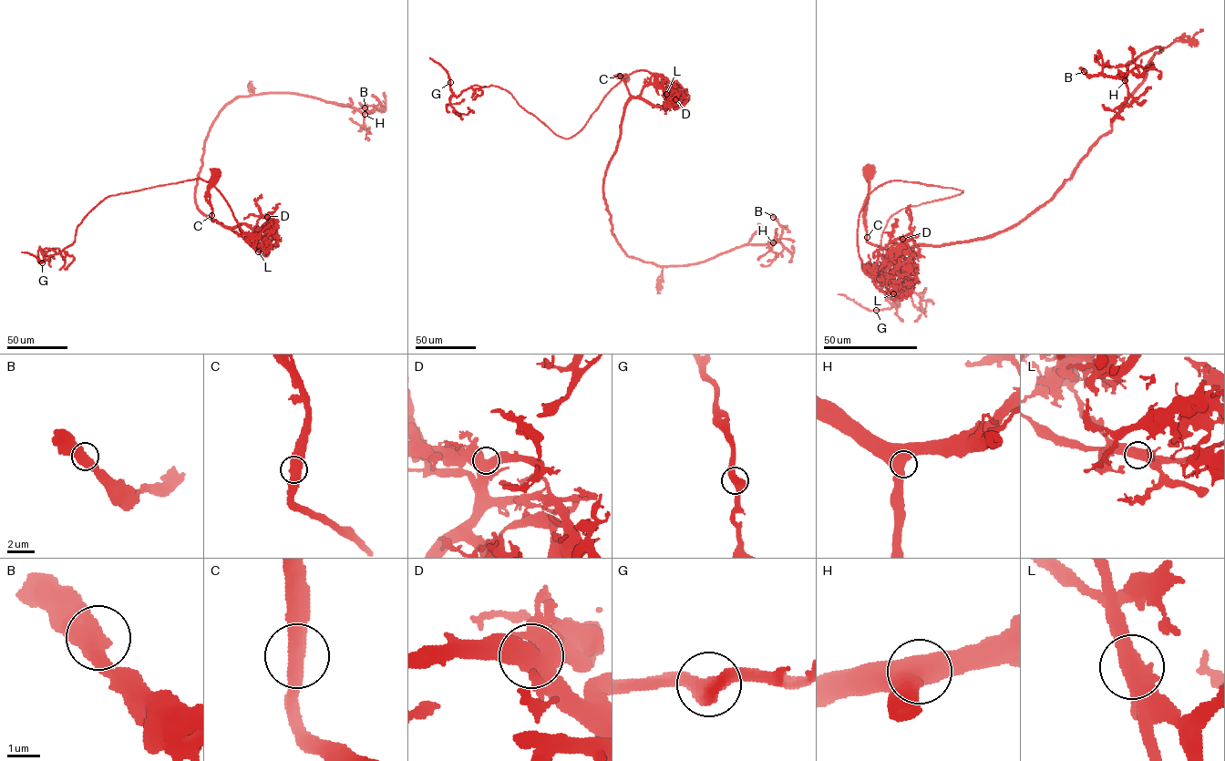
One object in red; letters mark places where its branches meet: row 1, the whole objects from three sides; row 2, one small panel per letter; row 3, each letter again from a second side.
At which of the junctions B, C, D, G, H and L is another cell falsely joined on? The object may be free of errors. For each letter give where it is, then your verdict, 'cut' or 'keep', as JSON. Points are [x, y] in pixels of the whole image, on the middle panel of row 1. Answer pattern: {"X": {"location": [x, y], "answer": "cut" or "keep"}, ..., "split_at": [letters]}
{"B": {"location": [773, 217], "answer": "keep"}, "C": {"location": [620, 76], "answer": "keep"}, "D": {"location": [675, 99], "answer": "keep"}, "G": {"location": [450, 82], "answer": "keep"}, "H": {"location": [773, 242], "answer": "keep"}, "L": {"location": [666, 94], "answer": "cut"}, "split_at": ["L"]}

